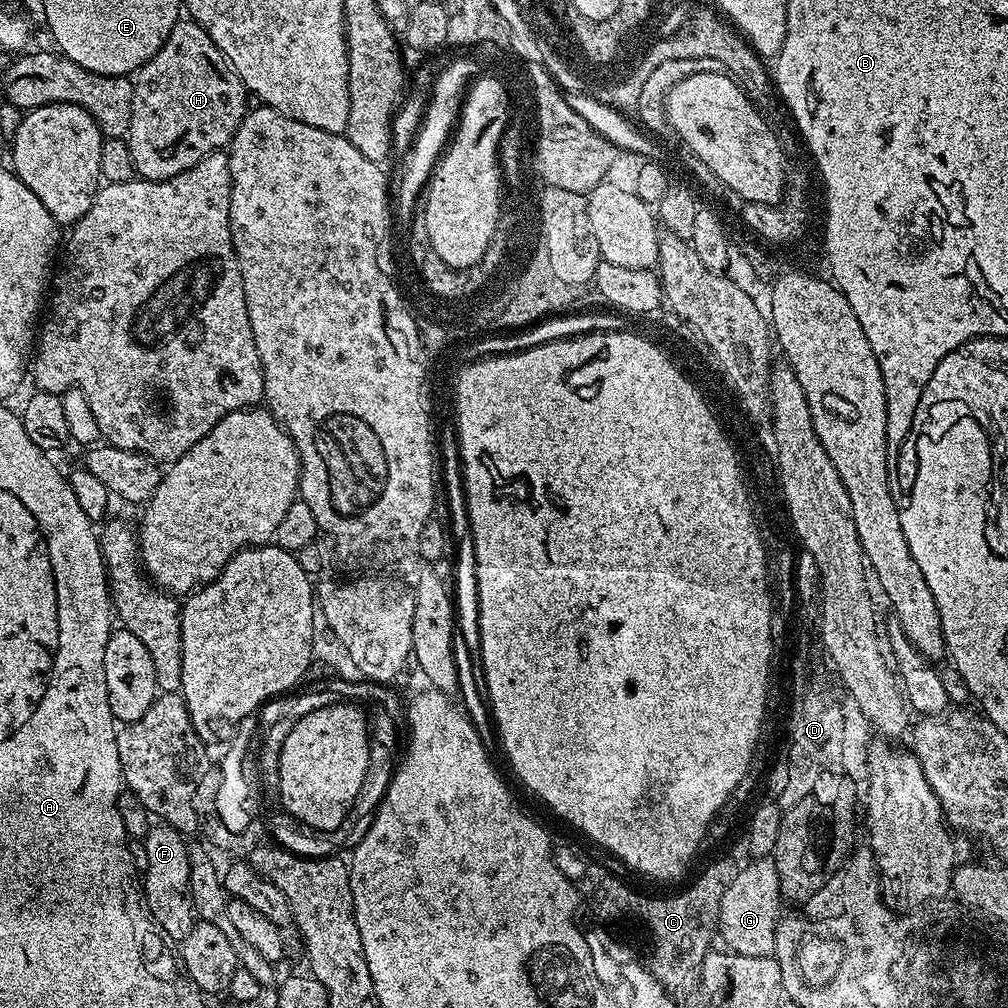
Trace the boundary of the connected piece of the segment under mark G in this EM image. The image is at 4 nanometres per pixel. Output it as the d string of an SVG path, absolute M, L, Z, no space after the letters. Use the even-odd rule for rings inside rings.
M770 858L759 861L757 868L742 870L737 884L726 899L726 907L719 918L718 932L735 955L743 959L769 959L776 949L776 931L779 926L777 879Z

